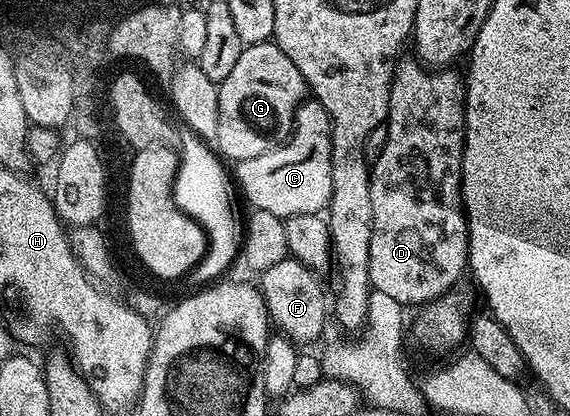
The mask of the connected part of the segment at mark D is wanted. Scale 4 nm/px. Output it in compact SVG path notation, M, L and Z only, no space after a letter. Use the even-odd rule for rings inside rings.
M400 59L395 65L391 93L389 94L389 110L387 111L387 137L385 150L370 165L371 181L369 182L369 198L373 202L373 238L369 238L369 278L371 287L392 297L404 306L422 306L431 303L439 296L444 296L460 283L459 280L468 271L467 266L467 216L463 213L463 127L467 113L467 90L465 80L455 70L432 70L424 66L418 59Z

